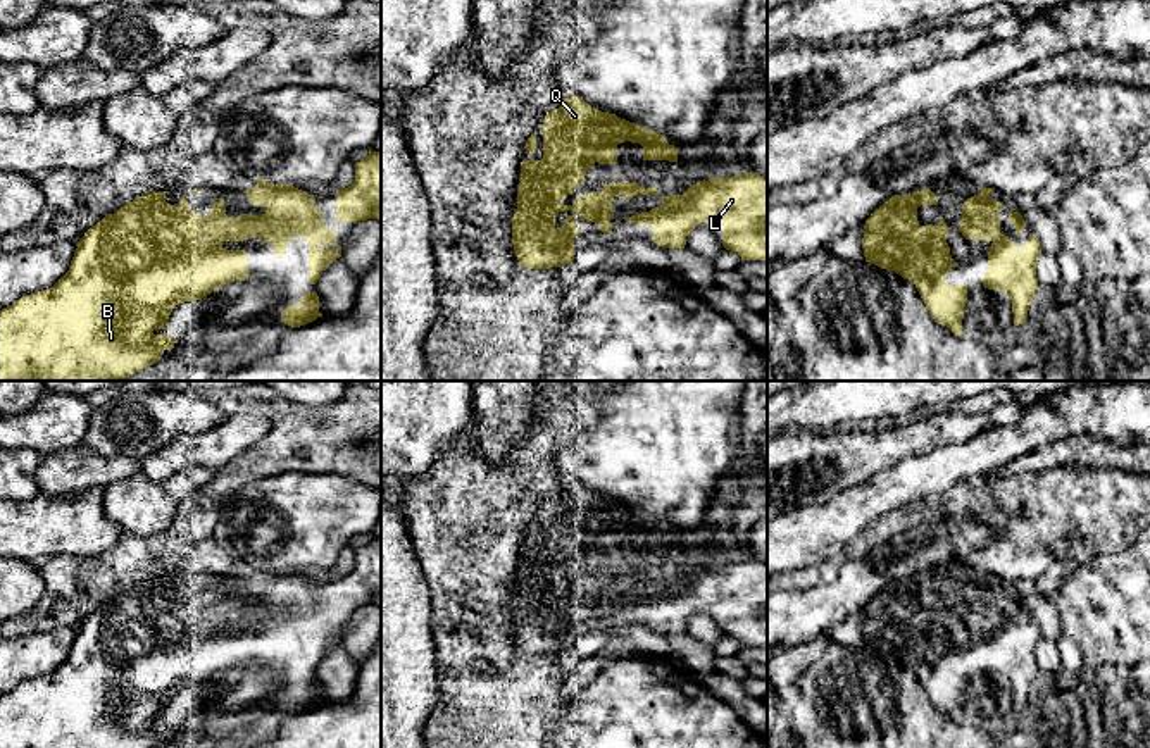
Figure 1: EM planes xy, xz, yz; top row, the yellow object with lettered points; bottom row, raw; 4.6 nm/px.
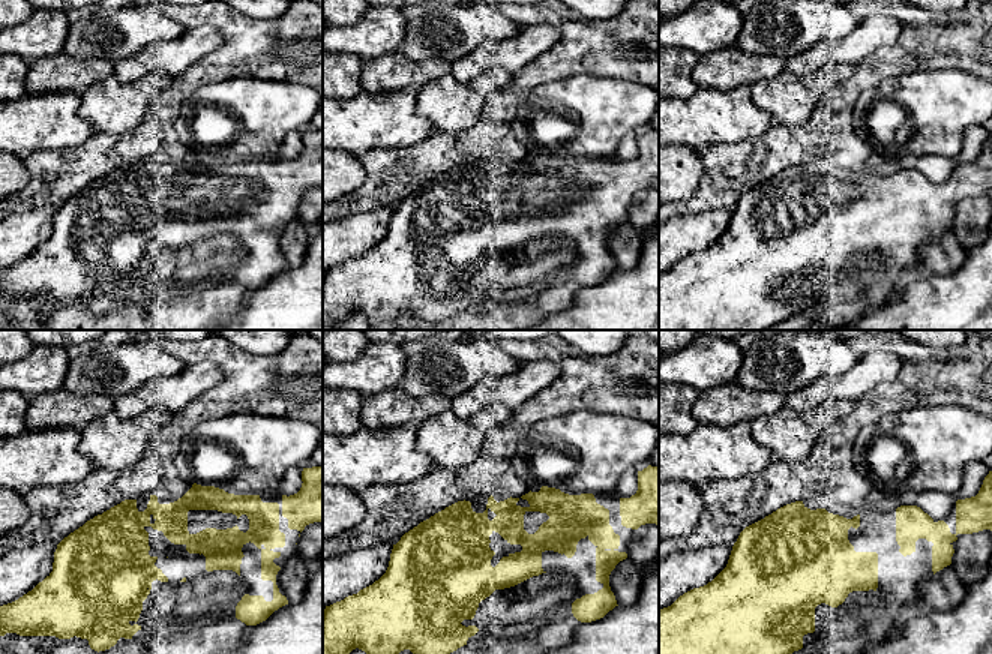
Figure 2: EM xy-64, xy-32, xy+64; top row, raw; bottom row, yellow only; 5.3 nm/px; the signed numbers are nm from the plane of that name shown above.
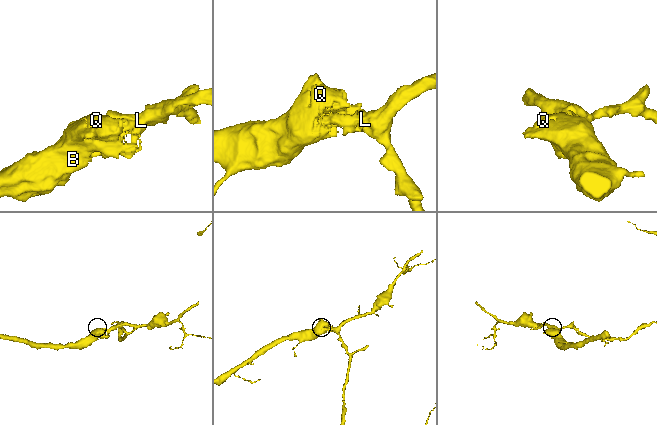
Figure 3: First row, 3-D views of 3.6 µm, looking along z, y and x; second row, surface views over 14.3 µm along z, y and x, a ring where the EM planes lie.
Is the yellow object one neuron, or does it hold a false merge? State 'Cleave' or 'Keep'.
Keep

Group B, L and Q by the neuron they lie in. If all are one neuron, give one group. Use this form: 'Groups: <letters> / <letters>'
Groups: B L Q

